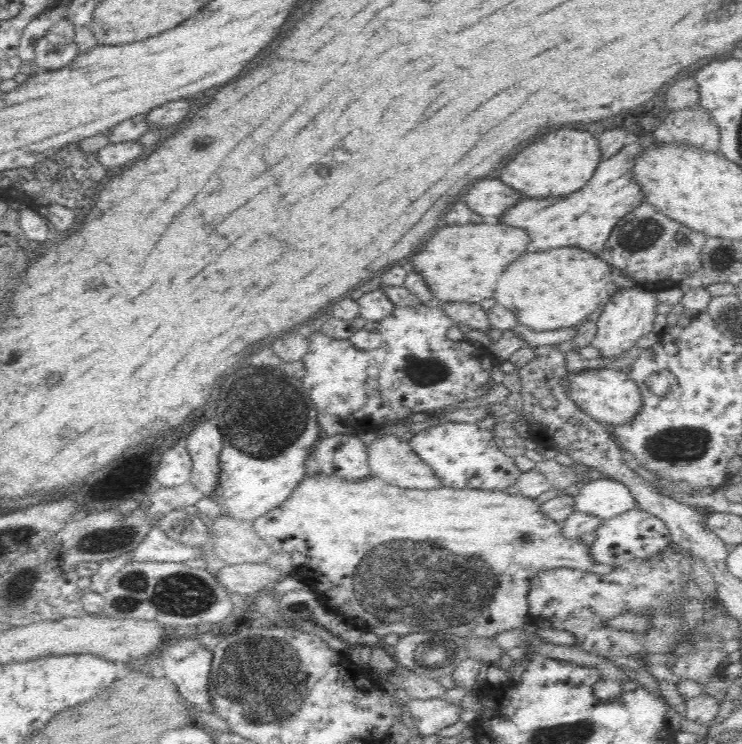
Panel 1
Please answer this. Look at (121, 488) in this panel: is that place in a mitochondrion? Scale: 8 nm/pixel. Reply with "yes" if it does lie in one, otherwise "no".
yes

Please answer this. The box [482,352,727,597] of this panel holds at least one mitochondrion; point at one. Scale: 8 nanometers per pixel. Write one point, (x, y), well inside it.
(682, 444)

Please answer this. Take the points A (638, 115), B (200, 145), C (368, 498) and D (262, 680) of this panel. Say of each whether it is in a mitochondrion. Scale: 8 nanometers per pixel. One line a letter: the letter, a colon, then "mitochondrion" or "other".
A: other
B: other
C: other
D: mitochondrion

